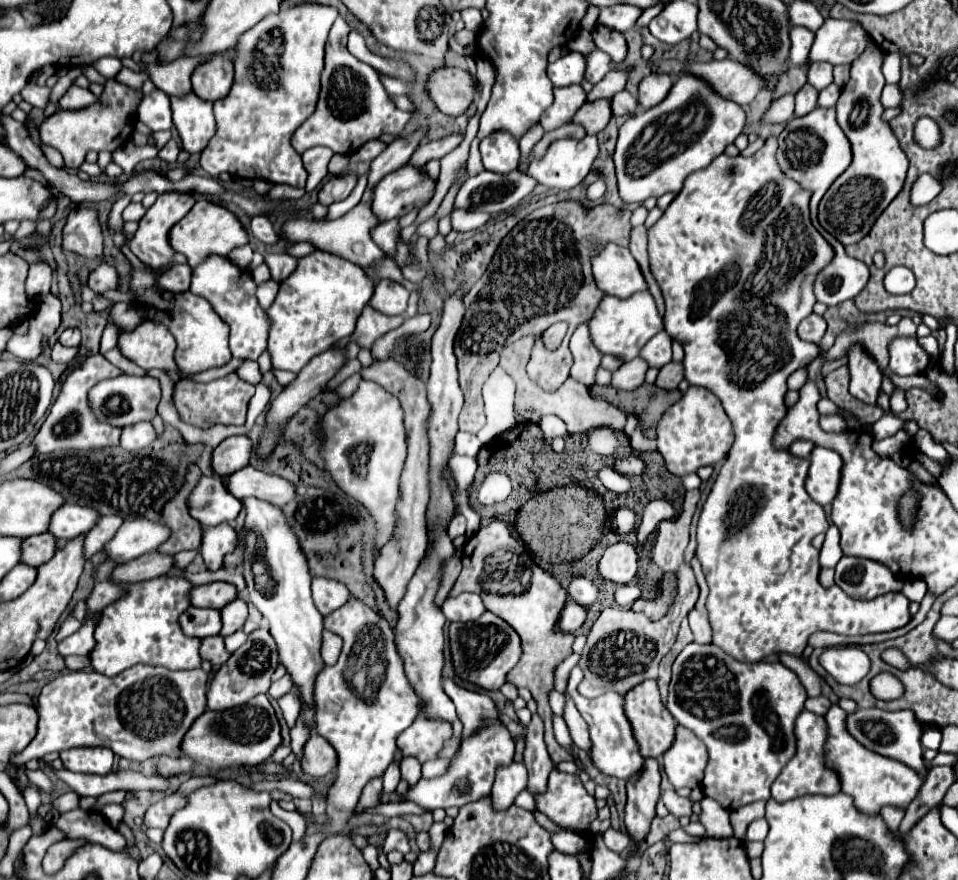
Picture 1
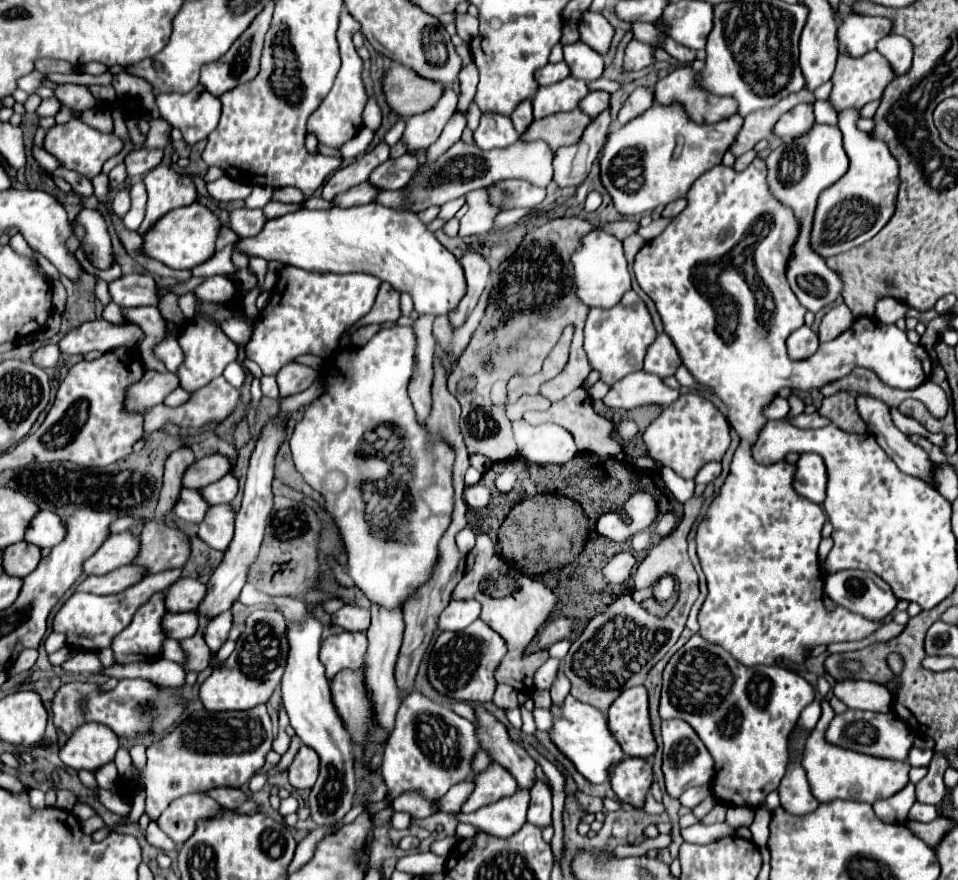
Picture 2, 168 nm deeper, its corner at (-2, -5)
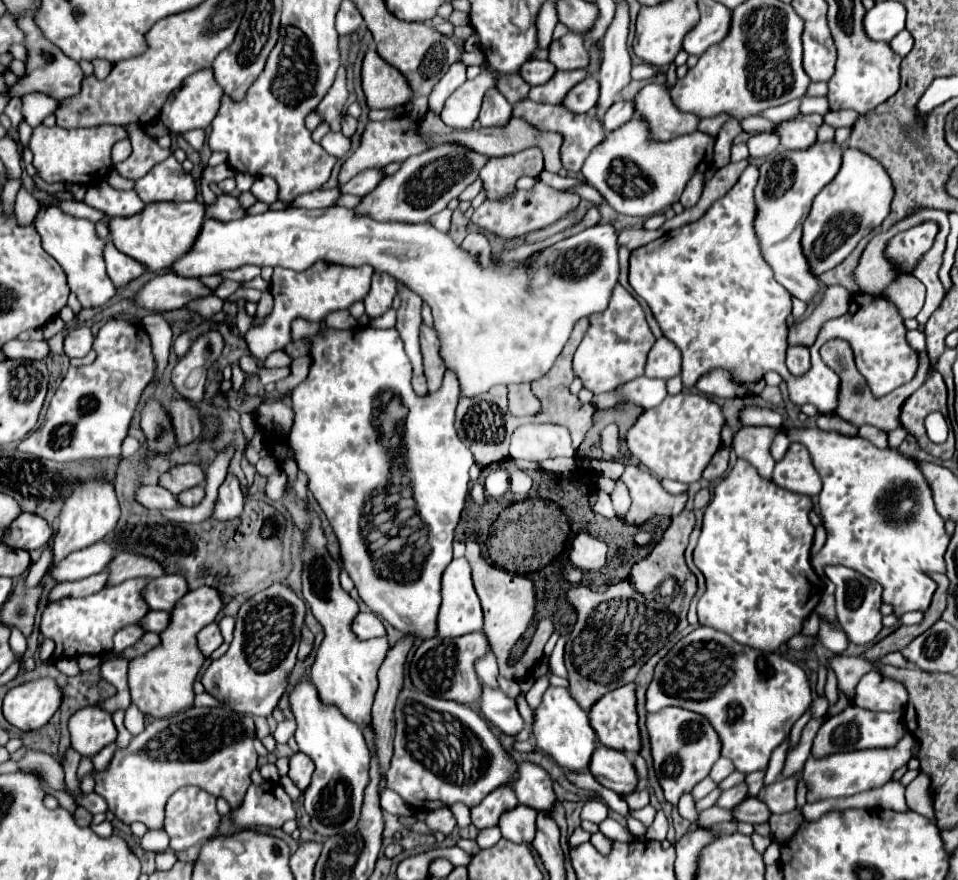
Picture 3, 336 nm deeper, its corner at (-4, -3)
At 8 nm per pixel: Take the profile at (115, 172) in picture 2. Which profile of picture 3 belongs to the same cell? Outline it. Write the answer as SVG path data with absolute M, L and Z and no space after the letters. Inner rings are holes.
M132 123L125 126L132 145L132 153L123 162L115 164L115 170L125 176L125 178L133 178L139 180L141 176L145 176L147 170L153 168L153 164L165 160L171 156L171 150L163 150L159 148L156 140L151 140L142 130L142 126Z

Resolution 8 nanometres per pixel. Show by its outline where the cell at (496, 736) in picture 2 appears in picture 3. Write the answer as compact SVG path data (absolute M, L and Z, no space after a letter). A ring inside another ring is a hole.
M517 762L519 776L513 780L513 790L519 804L527 804L535 810L551 810L555 792L551 788L551 776L535 762Z

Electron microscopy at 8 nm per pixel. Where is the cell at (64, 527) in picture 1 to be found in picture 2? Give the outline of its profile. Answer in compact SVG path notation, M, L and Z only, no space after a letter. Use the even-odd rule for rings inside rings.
M39 510L29 528L25 530L25 542L39 546L39 548L53 548L61 538L65 536L65 526L63 520L49 512L49 510Z

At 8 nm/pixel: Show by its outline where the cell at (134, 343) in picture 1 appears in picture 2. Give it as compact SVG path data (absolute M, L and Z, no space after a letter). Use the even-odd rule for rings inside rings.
M171 334L155 348L155 354L165 362L165 366L167 366L169 372L177 372L177 368L183 362L183 350L177 344L177 338L171 336Z

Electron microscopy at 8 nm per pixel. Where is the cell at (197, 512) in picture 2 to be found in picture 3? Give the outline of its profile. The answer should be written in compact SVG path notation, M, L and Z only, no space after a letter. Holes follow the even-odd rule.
M141 486L137 492L137 500L145 506L145 508L155 508L155 510L165 510L165 508L179 508L179 500L175 494L167 492L167 488L163 486Z

